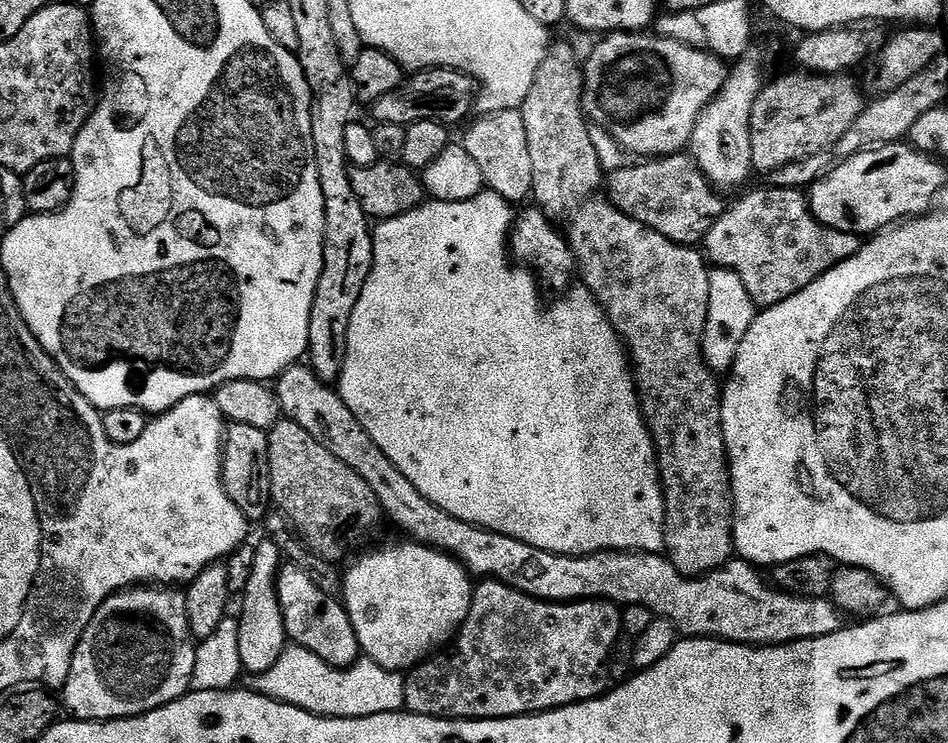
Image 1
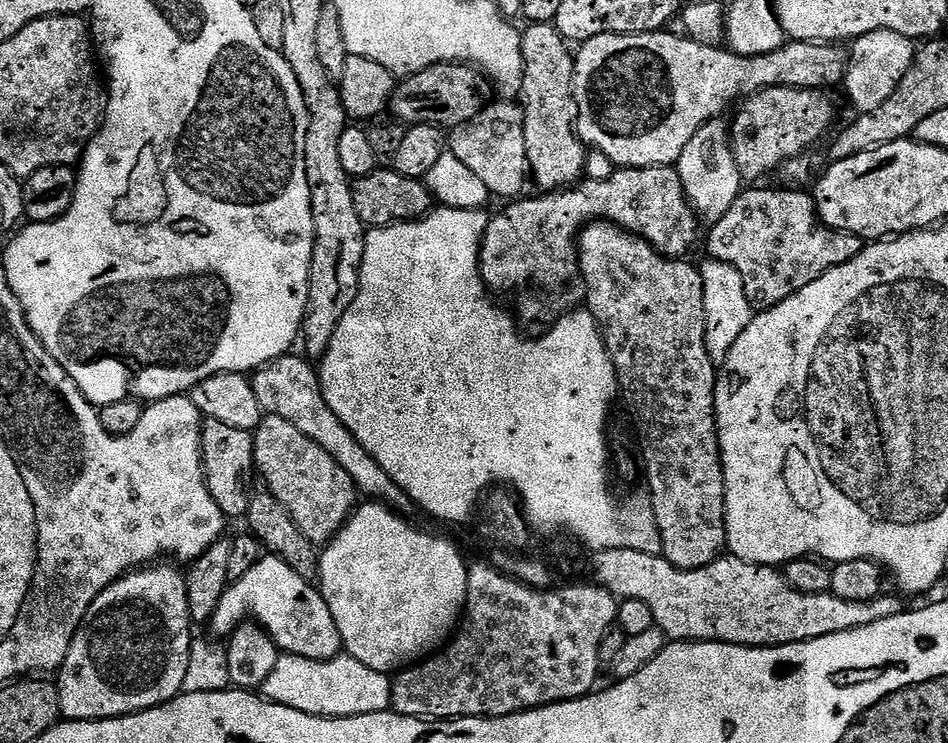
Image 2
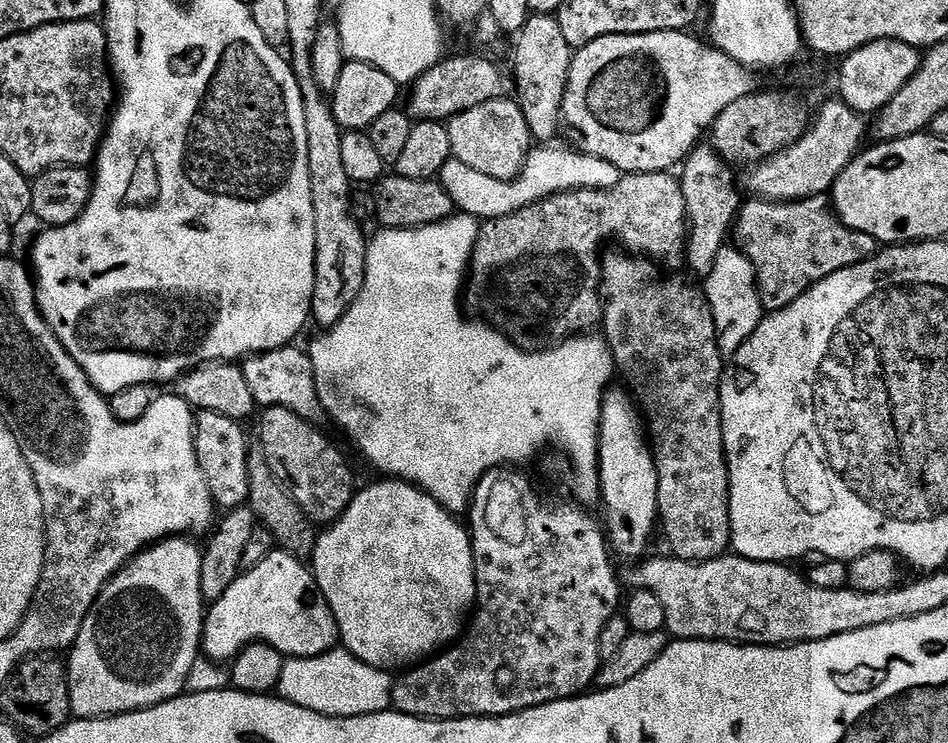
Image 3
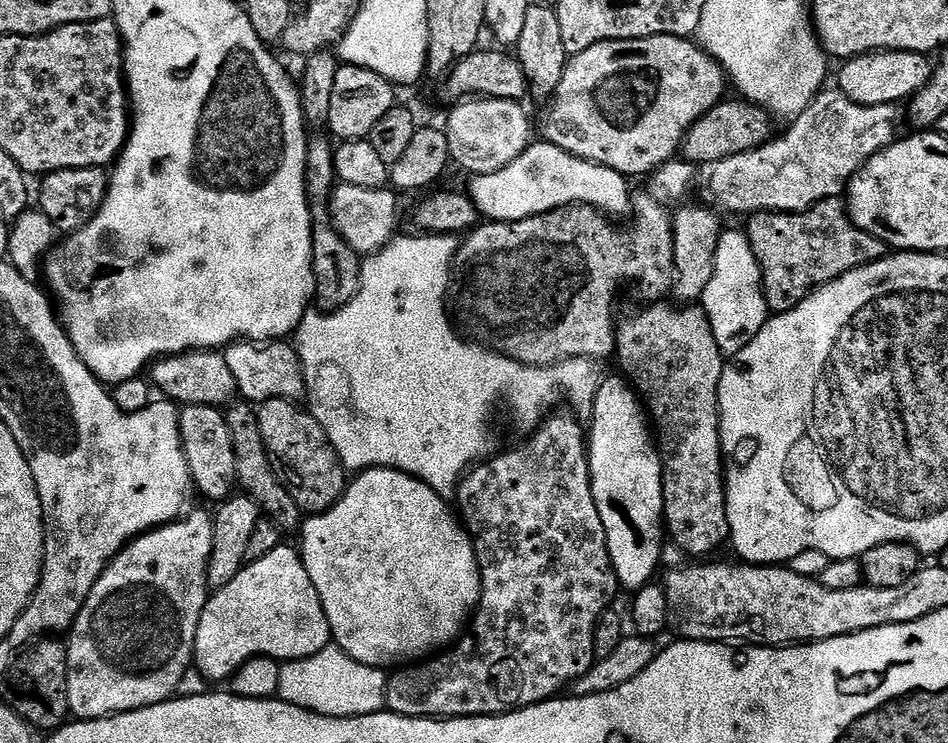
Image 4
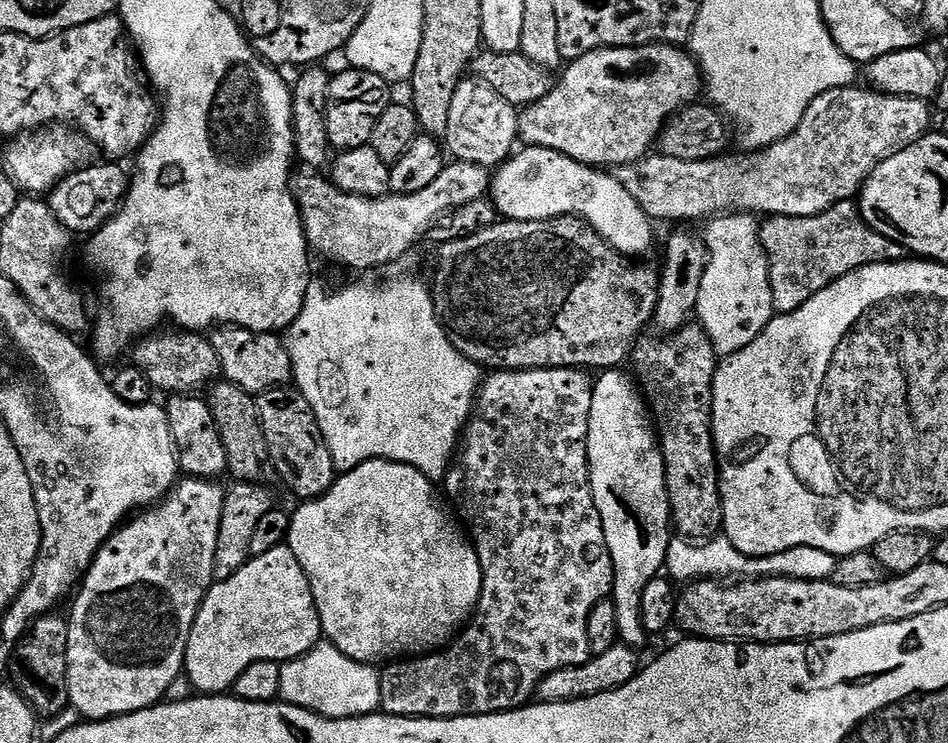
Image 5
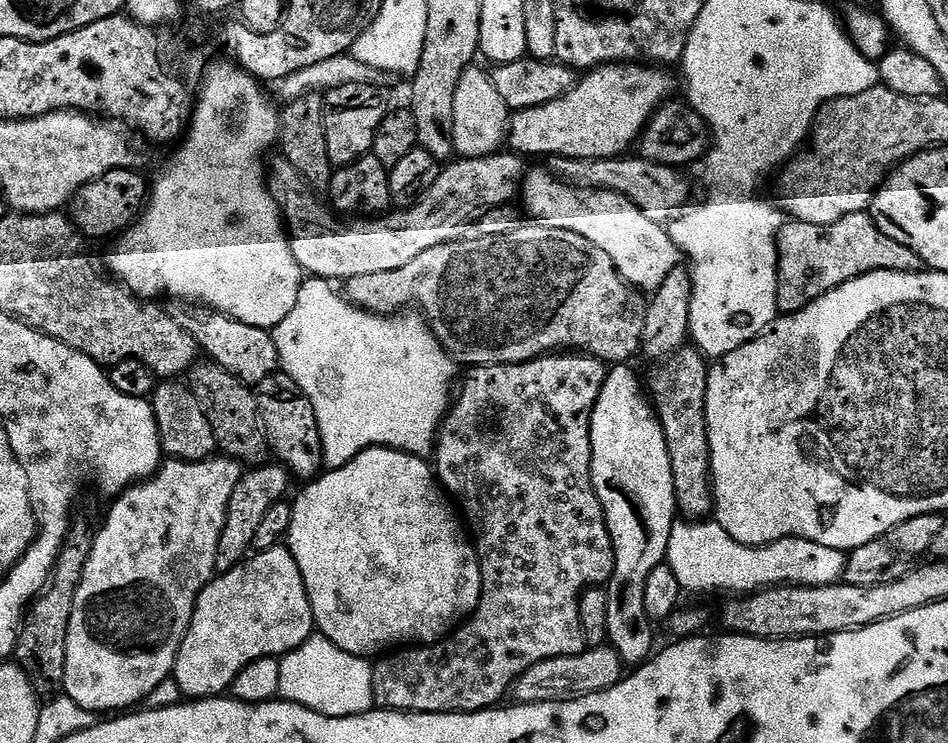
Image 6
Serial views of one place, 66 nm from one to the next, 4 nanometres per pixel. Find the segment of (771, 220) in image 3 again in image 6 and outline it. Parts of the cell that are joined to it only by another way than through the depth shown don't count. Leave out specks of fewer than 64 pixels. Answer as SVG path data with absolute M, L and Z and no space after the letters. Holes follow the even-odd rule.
M867 211L846 214L844 218L829 224L789 219L776 236L776 249L778 309L784 314L802 310L818 297L859 276L882 270L918 272L922 268L920 256L914 254L910 246L902 246L902 242L886 238Z

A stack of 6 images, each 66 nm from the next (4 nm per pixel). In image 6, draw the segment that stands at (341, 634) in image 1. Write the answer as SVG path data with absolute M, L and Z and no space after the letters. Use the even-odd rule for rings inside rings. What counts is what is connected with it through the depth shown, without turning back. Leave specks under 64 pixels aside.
M271 548L255 558L217 575L202 590L176 659L174 678L185 697L223 697L244 668L264 657L283 658L314 635L310 598L289 549Z

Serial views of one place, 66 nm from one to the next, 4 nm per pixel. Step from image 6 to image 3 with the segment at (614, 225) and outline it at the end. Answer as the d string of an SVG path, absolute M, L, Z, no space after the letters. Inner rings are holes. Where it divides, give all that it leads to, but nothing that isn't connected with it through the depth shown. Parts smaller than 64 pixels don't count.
M536 146L529 152L524 169L513 180L499 180L482 174L479 170L470 170L466 162L458 162L455 158L442 166L438 177L440 184L450 194L457 209L463 215L475 216L477 220L497 220L506 214L514 214L526 206L547 196L559 192L568 192L571 188L612 188L620 181L621 173L610 162L597 156L585 156L579 150L570 152L566 148L556 146Z

